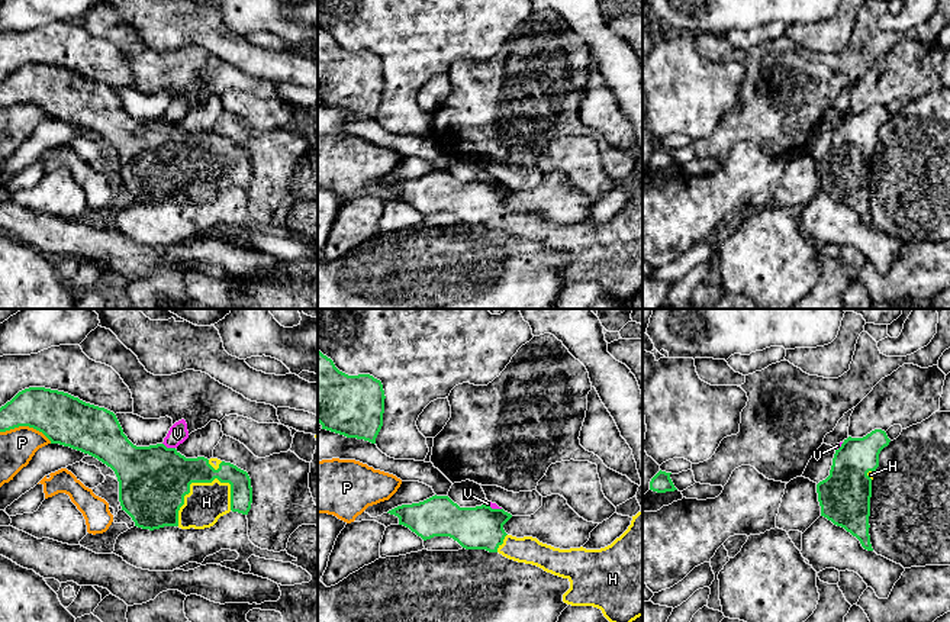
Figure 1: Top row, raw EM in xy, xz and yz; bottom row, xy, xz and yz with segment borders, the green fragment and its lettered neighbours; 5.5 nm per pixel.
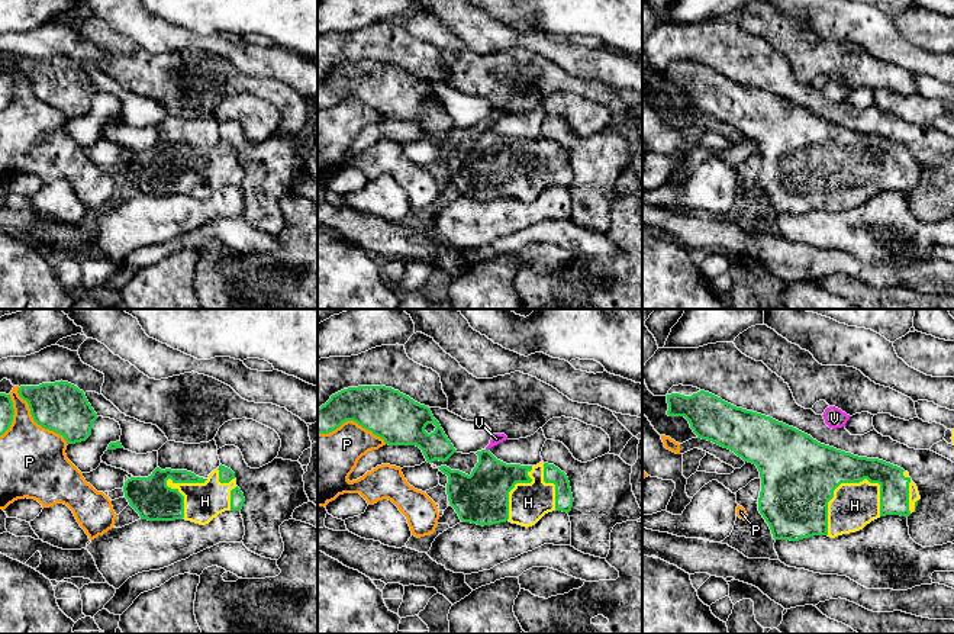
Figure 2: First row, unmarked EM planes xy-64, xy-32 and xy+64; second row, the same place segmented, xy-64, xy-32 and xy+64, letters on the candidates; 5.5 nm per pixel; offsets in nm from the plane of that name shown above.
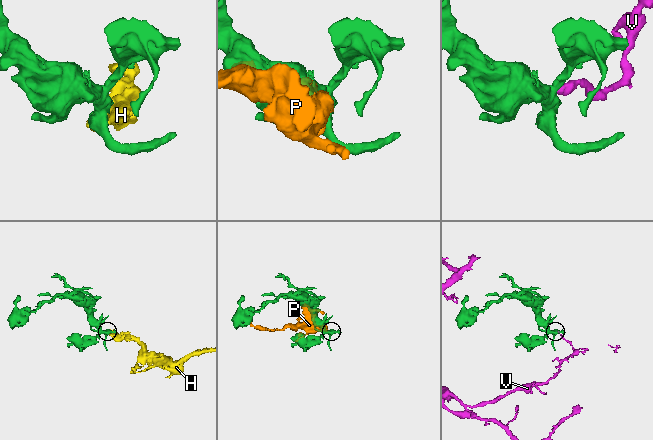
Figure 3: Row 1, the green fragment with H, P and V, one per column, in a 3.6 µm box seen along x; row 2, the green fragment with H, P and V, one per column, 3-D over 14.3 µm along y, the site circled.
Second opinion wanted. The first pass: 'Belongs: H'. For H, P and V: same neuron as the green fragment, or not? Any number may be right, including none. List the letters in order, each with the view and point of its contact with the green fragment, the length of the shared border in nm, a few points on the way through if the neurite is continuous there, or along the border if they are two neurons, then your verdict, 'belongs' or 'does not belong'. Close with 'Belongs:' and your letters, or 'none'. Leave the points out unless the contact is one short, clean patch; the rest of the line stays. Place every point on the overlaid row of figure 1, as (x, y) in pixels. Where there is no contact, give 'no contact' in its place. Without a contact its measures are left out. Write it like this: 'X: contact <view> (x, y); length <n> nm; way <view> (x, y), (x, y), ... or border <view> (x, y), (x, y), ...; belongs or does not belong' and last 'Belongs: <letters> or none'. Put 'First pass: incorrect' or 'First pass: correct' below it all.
H: contact xy (190, 483); length 380 nm; belongs
P: contact xy (26, 425); length 300 nm; does not belong
V: contact xy (168, 448); length 80 nm; border xy (163, 442), (174, 448); does not belong
Belongs: H
First pass: correct

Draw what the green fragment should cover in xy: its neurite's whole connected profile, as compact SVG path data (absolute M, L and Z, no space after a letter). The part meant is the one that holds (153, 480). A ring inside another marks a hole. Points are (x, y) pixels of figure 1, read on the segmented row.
M45 387L19 391L0 407L0 432L29 426L42 432L51 444L59 444L88 454L110 467L119 481L119 502L135 526L160 529L205 529L226 513L248 515L252 503L251 478L247 471L218 458L186 458L164 444L136 447L123 434L116 415L80 400L68 393Z

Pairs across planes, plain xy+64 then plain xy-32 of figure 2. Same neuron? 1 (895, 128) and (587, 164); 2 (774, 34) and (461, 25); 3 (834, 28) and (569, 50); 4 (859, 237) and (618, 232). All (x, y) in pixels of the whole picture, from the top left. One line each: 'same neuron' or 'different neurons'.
1: same neuron
2: different neurons
3: same neuron
4: different neurons

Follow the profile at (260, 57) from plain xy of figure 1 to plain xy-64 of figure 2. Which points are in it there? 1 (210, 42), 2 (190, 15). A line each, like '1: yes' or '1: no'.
1: yes
2: no

